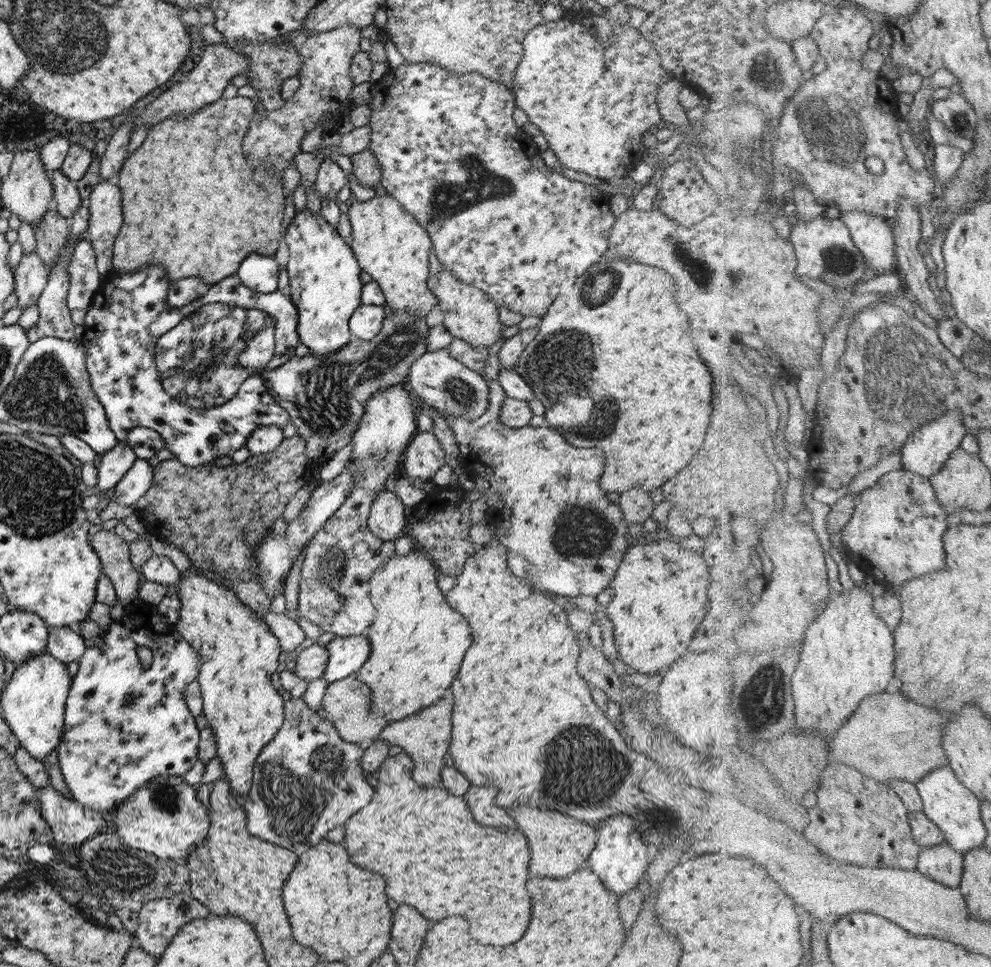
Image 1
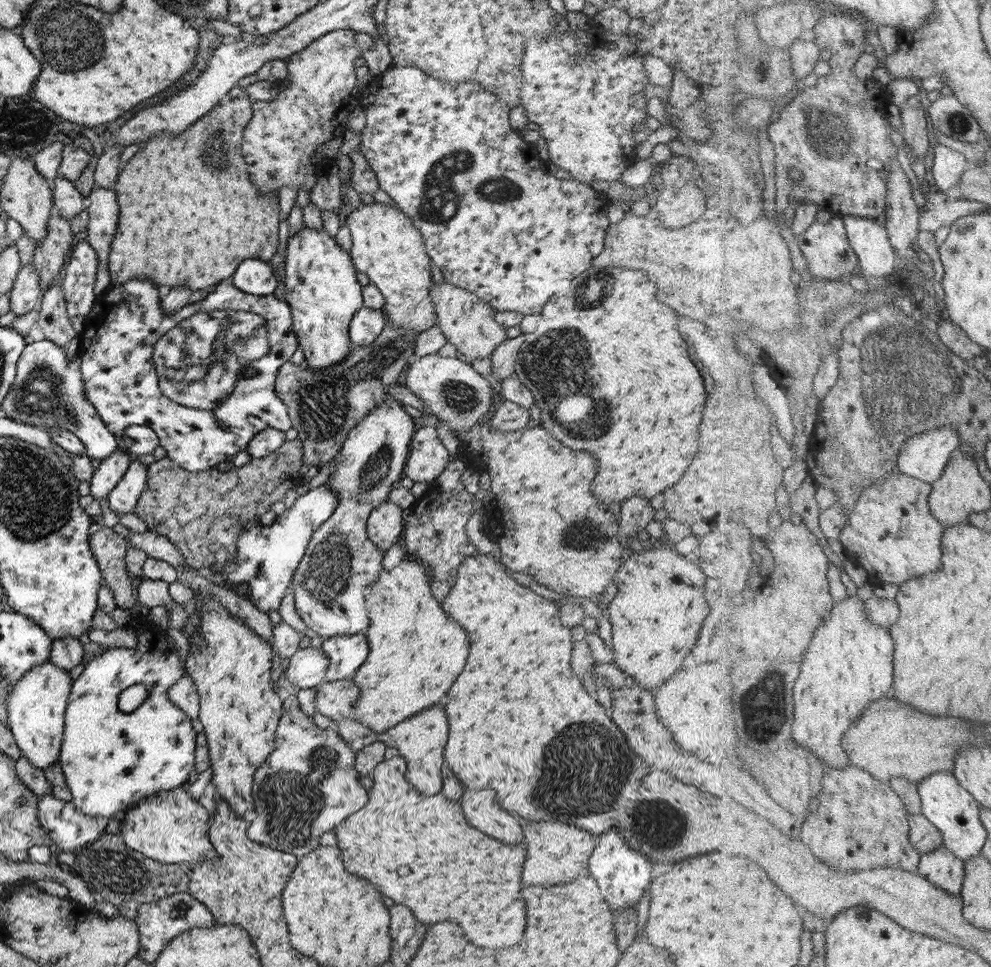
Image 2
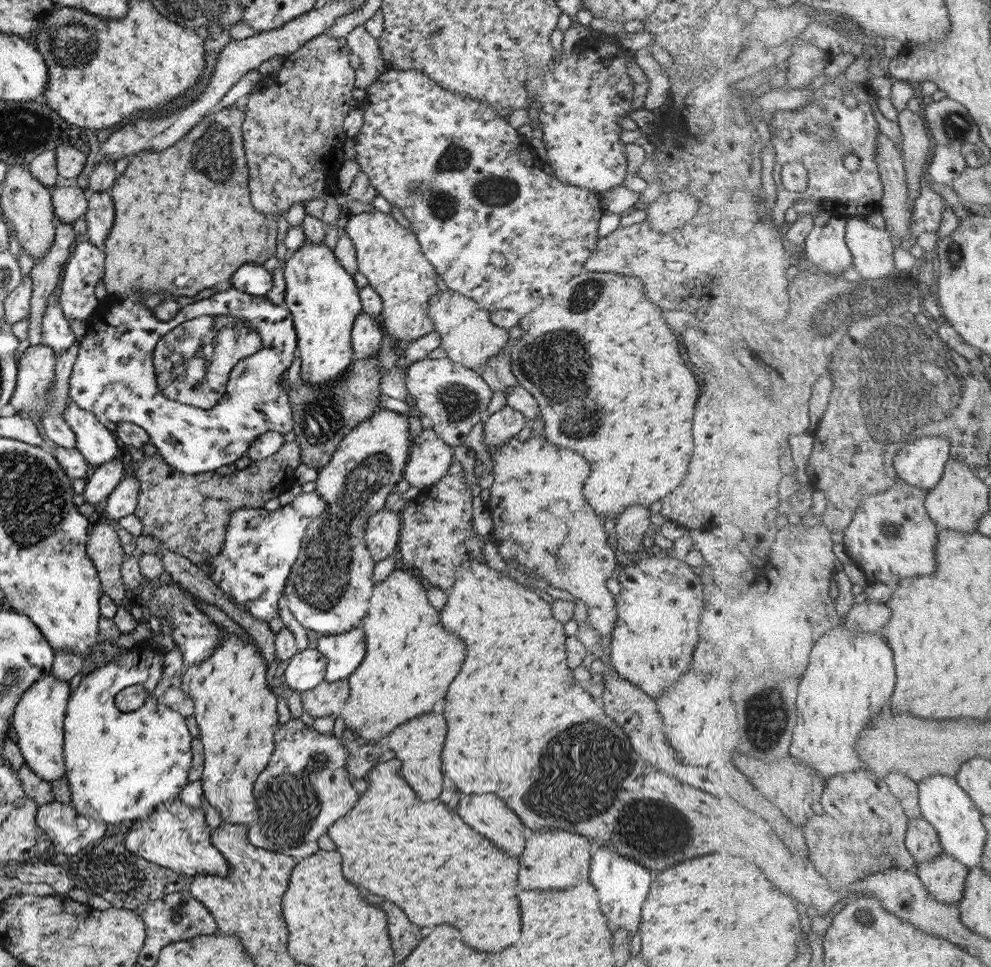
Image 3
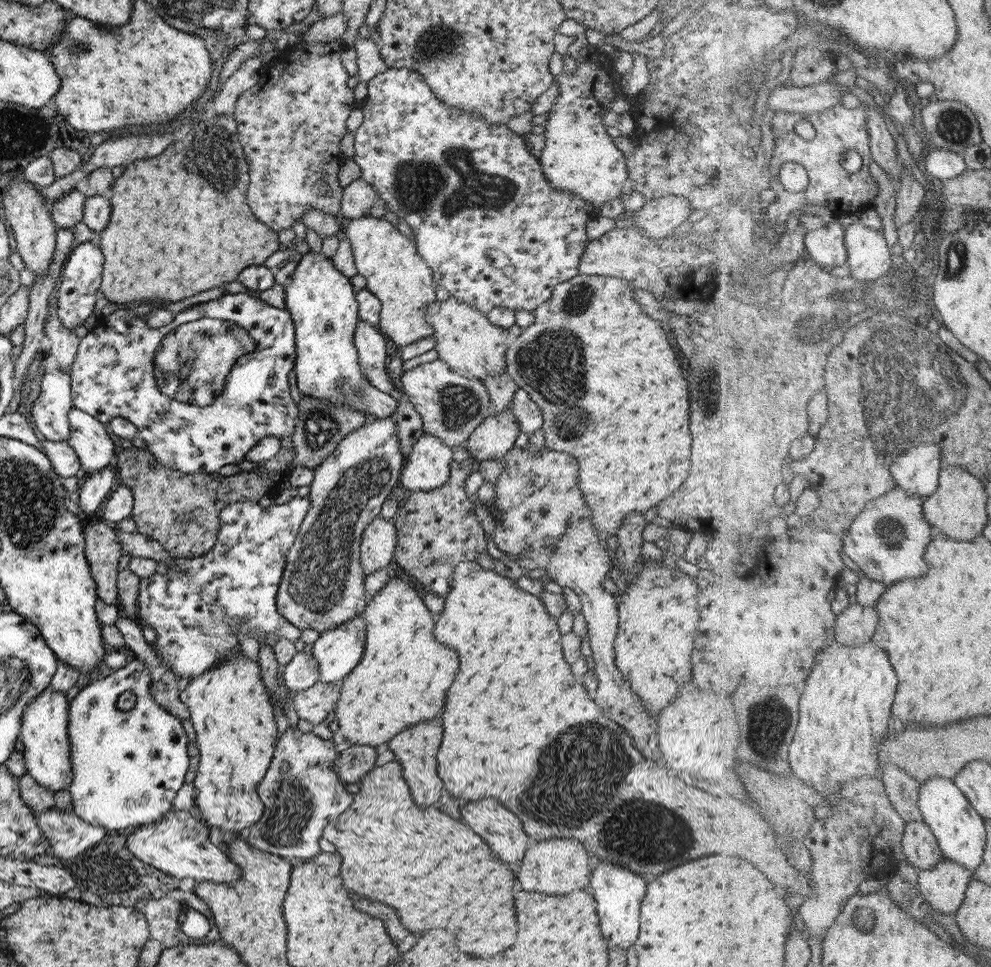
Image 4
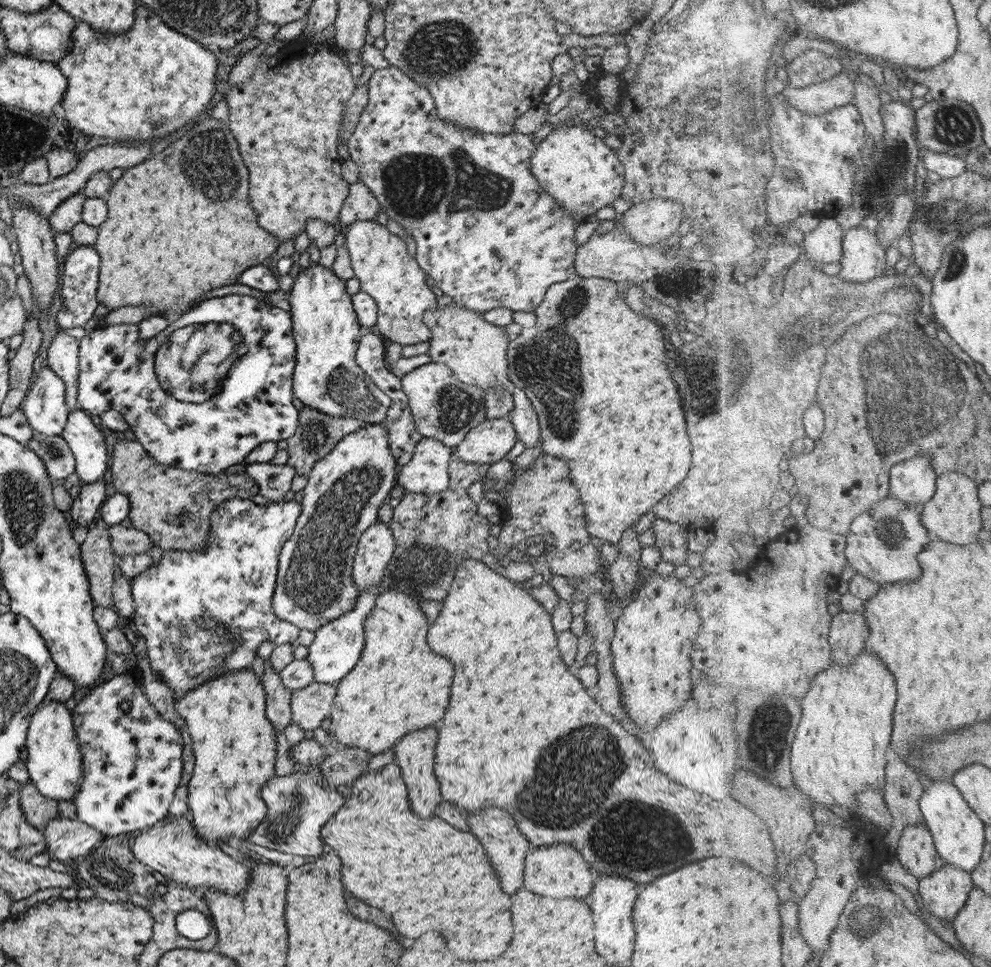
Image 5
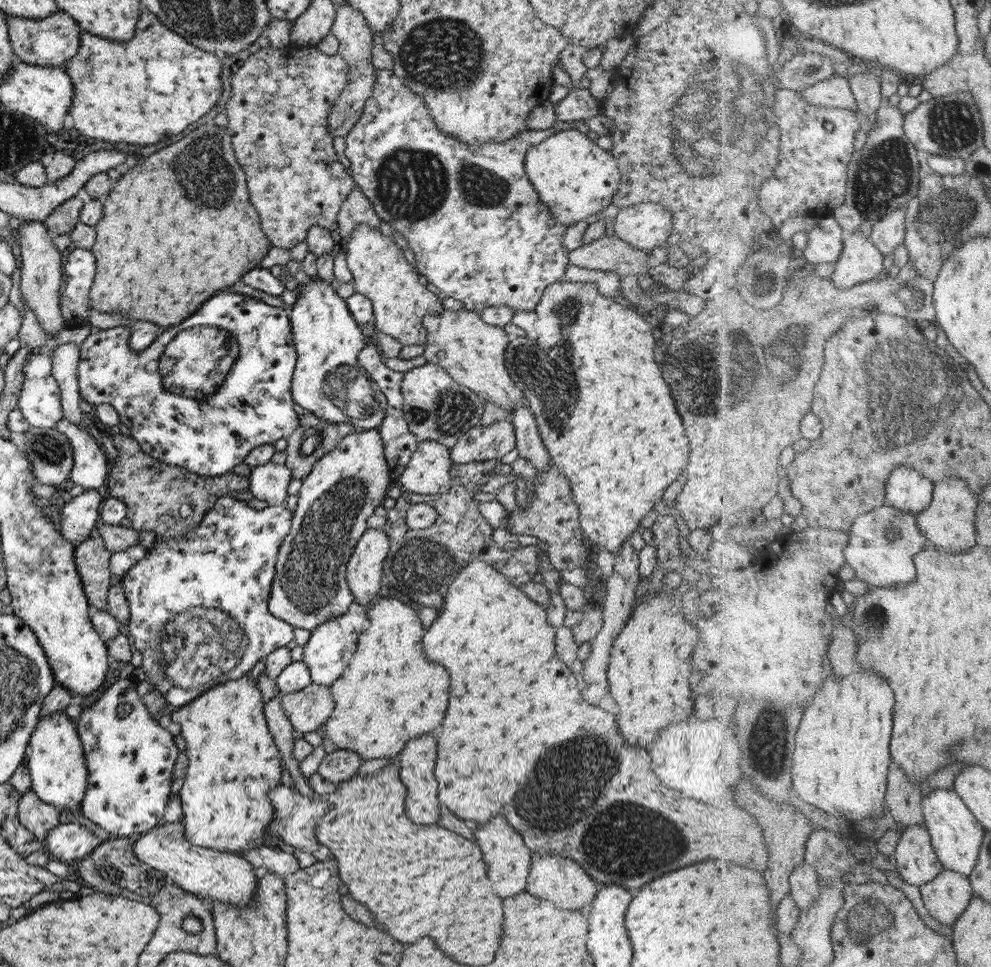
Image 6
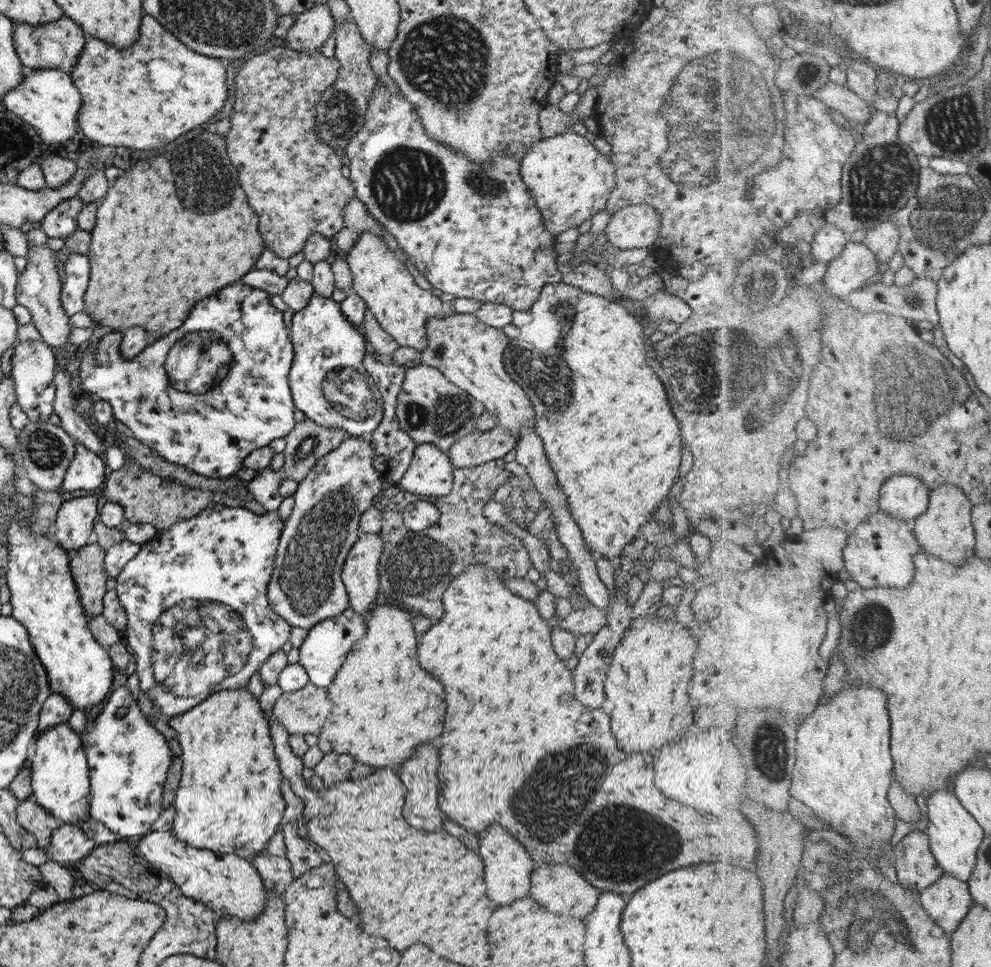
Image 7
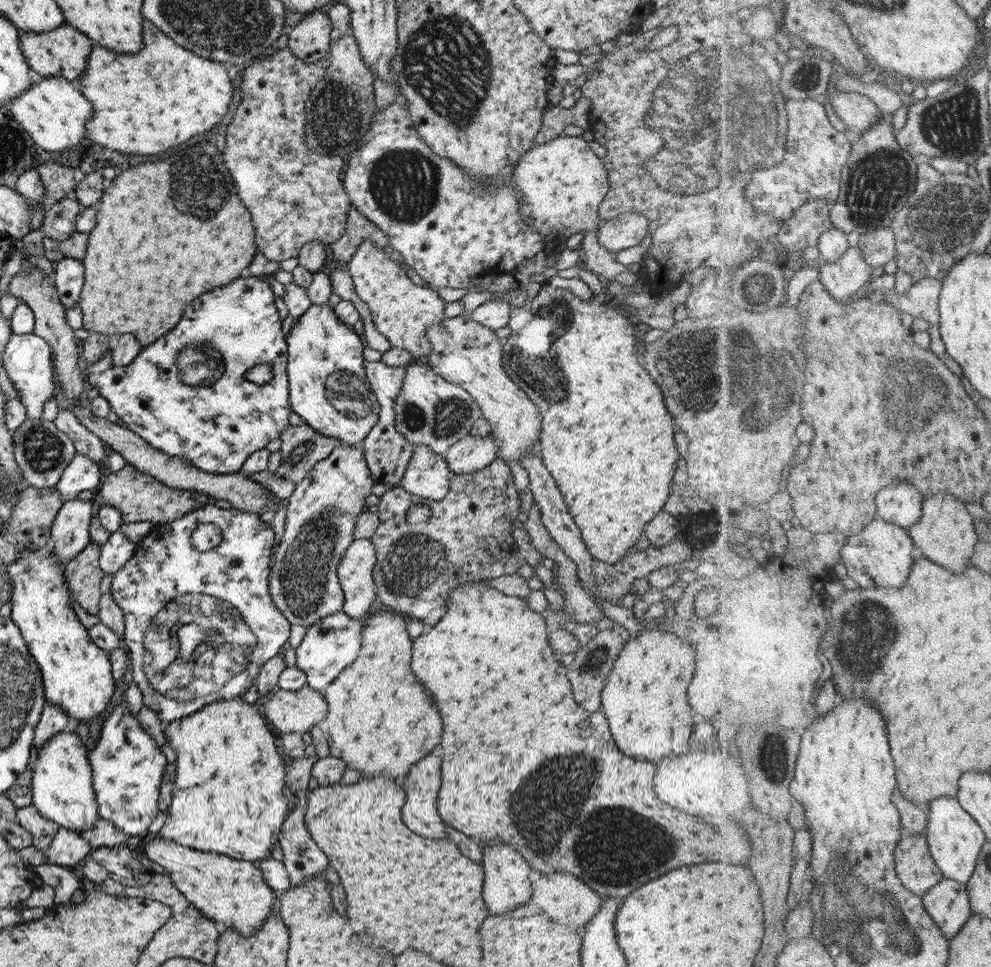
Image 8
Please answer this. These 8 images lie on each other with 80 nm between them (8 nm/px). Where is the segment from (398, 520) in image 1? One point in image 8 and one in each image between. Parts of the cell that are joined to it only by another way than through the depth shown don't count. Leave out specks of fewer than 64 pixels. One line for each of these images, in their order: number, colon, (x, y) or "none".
2: (384, 524)
3: (381, 532)
4: (377, 544)
5: (375, 546)
6: (363, 573)
7: (359, 575)
8: (354, 571)

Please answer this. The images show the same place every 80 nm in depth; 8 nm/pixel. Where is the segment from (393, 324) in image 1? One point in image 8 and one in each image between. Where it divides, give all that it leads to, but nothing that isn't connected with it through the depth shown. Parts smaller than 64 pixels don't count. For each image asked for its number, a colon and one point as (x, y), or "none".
2: (324, 405)
3: (321, 417)
4: (319, 426)
5: (316, 434)
6: (313, 437)
7: (306, 442)
8: (301, 447)

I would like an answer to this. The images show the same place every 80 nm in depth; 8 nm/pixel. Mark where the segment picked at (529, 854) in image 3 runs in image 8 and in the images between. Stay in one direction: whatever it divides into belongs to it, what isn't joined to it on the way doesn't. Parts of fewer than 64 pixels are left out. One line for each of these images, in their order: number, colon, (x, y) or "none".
4: (559, 865)
5: (556, 871)
6: (560, 880)
7: (559, 888)
8: (563, 895)

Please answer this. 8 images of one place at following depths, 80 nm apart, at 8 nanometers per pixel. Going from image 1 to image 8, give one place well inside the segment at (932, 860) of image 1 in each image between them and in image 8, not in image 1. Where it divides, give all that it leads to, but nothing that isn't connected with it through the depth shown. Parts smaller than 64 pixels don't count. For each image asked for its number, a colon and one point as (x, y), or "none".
2: (943, 869)
3: (945, 877)
4: (945, 886)
5: (945, 893)
6: (946, 898)
7: (948, 902)
8: (948, 903)

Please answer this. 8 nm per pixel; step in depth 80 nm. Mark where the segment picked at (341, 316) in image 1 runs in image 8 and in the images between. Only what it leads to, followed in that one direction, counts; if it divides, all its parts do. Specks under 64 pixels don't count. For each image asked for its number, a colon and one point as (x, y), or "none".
2: (323, 294)
3: (320, 295)
4: (320, 300)
5: (325, 377)
6: (326, 381)
7: (327, 382)
8: (325, 369)

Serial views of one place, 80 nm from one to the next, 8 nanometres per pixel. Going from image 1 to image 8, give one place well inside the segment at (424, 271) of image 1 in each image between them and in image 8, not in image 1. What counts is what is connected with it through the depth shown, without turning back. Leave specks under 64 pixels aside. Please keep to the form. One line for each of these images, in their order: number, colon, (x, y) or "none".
2: (385, 245)
3: (388, 255)
4: (393, 271)
5: (379, 260)
6: (379, 271)
7: (400, 307)
8: (401, 311)

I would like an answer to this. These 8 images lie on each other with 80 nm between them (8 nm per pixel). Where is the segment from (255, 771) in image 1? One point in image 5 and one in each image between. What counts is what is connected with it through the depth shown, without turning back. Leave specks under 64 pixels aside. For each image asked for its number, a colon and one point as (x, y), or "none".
2: (307, 784)
3: (304, 788)
4: (301, 793)
5: (298, 805)

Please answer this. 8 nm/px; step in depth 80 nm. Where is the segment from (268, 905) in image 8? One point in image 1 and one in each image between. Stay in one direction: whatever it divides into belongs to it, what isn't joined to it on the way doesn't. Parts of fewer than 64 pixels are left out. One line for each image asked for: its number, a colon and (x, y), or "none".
1: (163, 818)
2: (169, 827)
3: (173, 835)
4: (177, 843)
5: (171, 847)
6: (213, 876)
7: (231, 887)

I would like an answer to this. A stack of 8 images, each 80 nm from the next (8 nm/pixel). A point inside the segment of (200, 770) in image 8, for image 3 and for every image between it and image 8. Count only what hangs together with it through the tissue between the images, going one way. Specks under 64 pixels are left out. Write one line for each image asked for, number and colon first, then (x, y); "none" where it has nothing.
3: (234, 711)
4: (231, 713)
5: (233, 743)
6: (232, 765)
7: (227, 800)

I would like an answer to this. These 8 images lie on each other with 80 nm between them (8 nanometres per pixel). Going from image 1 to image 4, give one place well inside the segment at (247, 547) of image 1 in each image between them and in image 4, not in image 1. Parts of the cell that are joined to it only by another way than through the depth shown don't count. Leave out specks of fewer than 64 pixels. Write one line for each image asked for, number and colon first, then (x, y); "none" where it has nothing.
2: (202, 513)
3: (188, 513)
4: (179, 511)

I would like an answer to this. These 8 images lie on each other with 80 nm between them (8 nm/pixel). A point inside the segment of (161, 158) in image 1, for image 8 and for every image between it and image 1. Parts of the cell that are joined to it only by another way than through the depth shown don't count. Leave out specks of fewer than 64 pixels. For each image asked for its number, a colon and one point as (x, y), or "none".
2: (200, 216)
3: (212, 229)
4: (202, 178)
5: (170, 251)
6: (182, 213)
7: (183, 251)
8: (142, 266)

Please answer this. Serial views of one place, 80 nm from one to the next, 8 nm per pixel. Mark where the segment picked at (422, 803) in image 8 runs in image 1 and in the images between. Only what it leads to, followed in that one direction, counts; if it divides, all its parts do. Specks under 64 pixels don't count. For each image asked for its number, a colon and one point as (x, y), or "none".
1: (424, 735)
2: (420, 739)
3: (417, 742)
4: (414, 747)
5: (413, 753)
6: (415, 761)
7: (420, 810)

